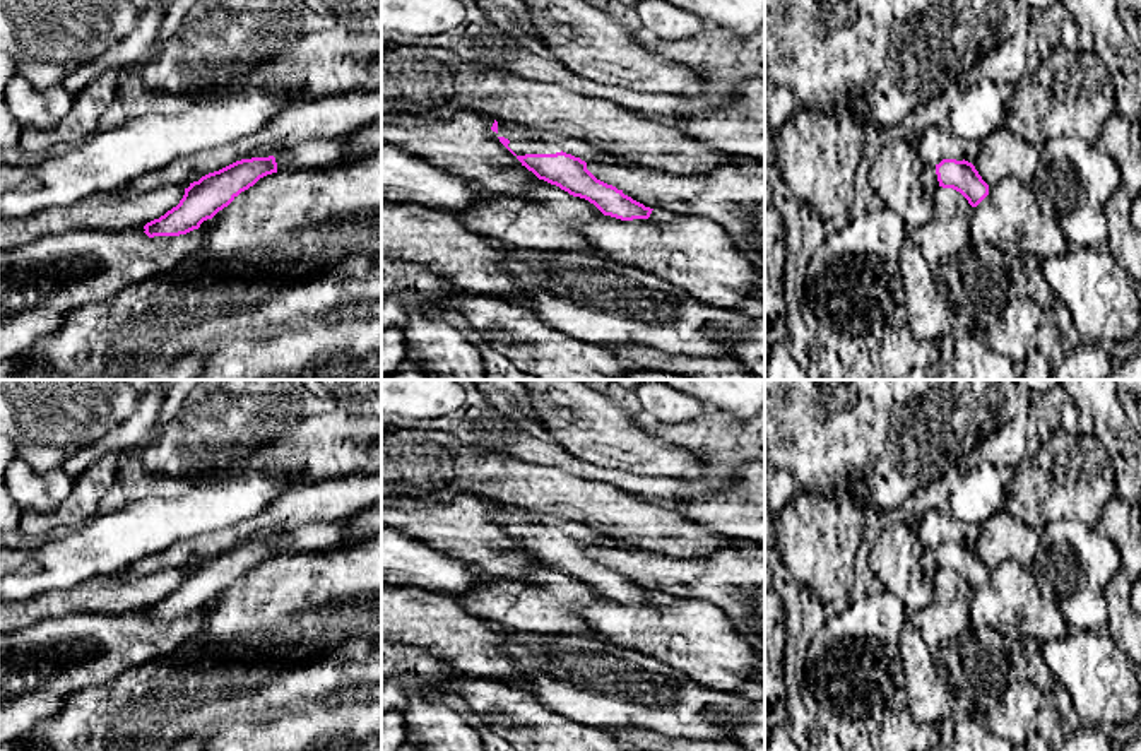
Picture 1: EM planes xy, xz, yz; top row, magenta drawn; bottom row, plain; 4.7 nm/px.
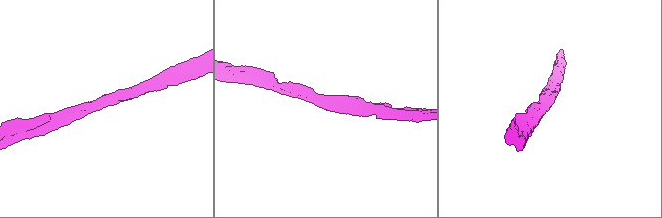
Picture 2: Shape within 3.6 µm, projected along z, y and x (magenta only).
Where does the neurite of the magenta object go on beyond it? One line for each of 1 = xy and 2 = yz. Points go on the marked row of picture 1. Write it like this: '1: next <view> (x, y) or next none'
1: next none
2: next none

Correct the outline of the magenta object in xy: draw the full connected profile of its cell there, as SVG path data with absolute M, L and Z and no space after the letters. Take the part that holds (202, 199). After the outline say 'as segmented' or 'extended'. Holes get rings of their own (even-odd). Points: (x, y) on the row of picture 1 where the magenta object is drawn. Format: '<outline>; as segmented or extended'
M274 156L241 159L219 171L209 173L185 188L185 195L176 207L159 219L147 222L144 233L154 238L180 236L198 229L204 221L212 219L241 192L272 173L277 173Z; as segmented

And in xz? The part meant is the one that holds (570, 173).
M566 152L525 154L517 159L539 180L594 204L604 216L621 221L648 219L652 210L612 185L597 180L587 163Z; as segmented

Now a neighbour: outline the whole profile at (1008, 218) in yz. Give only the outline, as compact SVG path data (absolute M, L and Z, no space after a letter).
M1004 178L989 186L989 195L973 207L970 236L973 245L992 245L1006 258L1035 255L1043 262L1069 250L1059 224L1040 212L1030 186L1016 178Z

